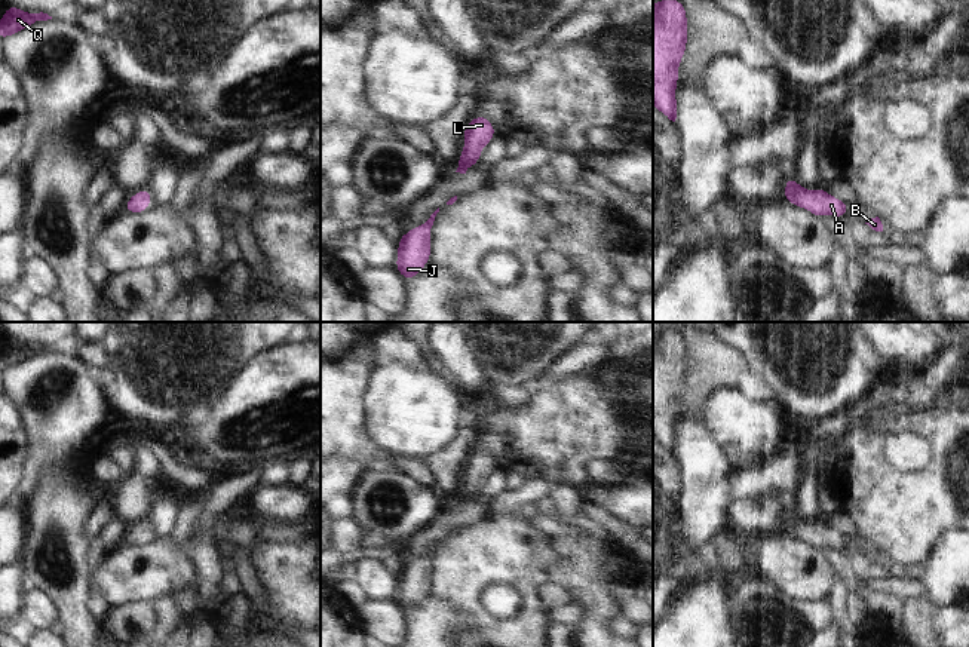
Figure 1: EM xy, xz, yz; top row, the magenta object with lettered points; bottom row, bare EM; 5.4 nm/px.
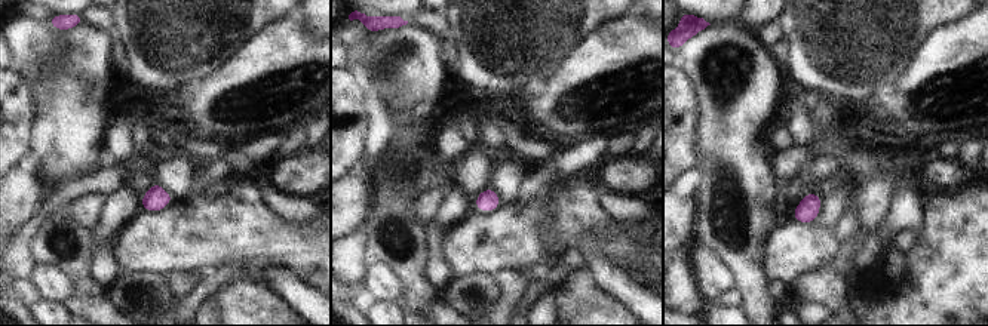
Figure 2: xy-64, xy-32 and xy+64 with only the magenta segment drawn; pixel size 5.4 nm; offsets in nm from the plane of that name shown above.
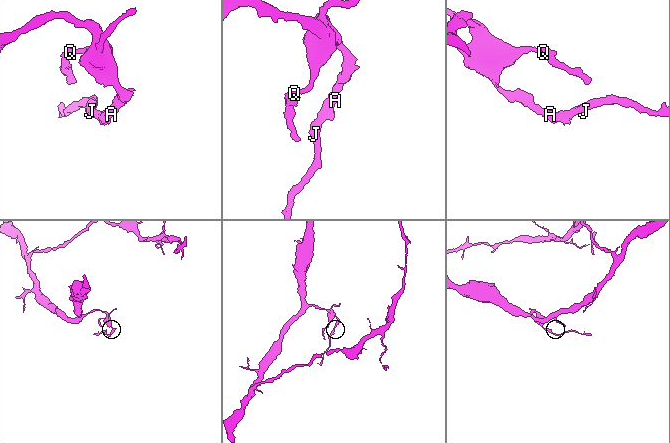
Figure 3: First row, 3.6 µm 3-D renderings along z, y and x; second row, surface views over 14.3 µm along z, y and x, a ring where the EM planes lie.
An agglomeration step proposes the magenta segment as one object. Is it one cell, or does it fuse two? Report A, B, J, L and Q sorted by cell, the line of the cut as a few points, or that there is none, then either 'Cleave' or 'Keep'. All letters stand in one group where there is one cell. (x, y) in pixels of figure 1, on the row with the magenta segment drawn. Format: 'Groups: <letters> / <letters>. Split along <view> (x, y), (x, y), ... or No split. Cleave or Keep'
Groups: A B J L Q. No split. Keep

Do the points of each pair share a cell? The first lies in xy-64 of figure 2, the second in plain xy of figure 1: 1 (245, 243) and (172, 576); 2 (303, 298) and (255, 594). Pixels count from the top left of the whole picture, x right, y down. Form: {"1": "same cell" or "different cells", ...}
{"1": "same cell", "2": "same cell"}

